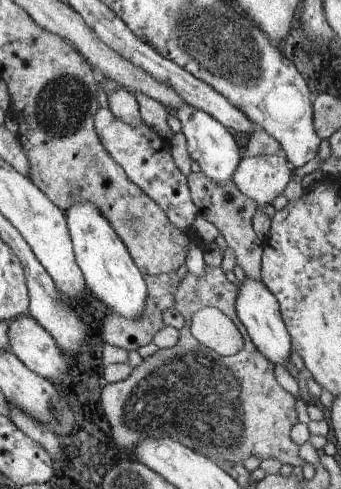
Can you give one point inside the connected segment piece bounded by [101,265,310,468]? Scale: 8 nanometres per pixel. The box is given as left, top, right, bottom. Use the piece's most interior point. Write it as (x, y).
(231, 408)

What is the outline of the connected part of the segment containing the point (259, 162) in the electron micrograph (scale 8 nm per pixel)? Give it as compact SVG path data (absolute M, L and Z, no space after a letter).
M283 153L243 157L233 182L240 193L257 206L272 205L274 199L284 195L294 180L291 168Z

